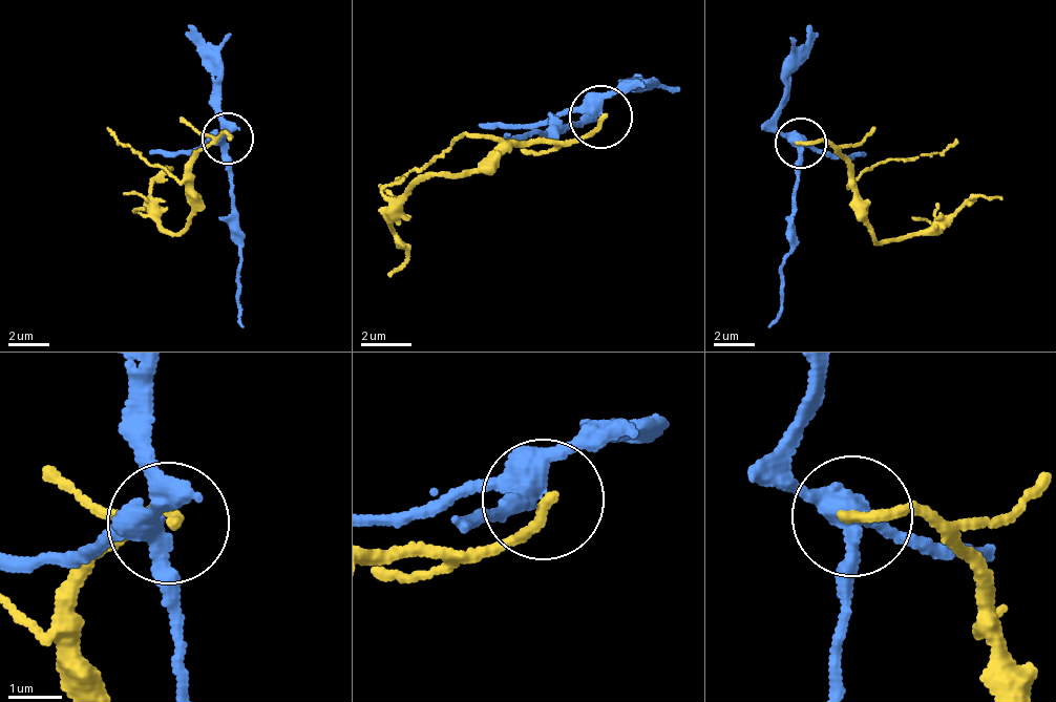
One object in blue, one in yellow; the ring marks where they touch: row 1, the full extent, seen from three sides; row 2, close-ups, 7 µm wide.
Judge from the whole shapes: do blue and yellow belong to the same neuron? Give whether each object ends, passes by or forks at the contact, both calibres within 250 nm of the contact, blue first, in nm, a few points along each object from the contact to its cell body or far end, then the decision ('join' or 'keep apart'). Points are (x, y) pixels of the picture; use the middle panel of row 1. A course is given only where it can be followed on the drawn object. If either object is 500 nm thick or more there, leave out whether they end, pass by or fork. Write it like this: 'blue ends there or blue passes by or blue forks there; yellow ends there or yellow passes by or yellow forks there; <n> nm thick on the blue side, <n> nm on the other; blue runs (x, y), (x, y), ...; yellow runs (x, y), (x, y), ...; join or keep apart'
blue forks there; yellow ends there; 360 nm thick on the blue side, 190 nm on the other; blue runs (603, 115), (542, 137), (542, 129), (508, 140), (512, 136); yellow runs (603, 115), (592, 132), (532, 145), (438, 175), (398, 207), (391, 225), (404, 252), (385, 276); keep apart

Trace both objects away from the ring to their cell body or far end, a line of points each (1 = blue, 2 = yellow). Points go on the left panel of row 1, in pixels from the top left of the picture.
1: (228, 137), (239, 262), (239, 314), (246, 325)
2: (228, 137), (228, 134), (198, 153), (192, 207), (176, 233), (157, 219), (152, 193), (164, 169)

